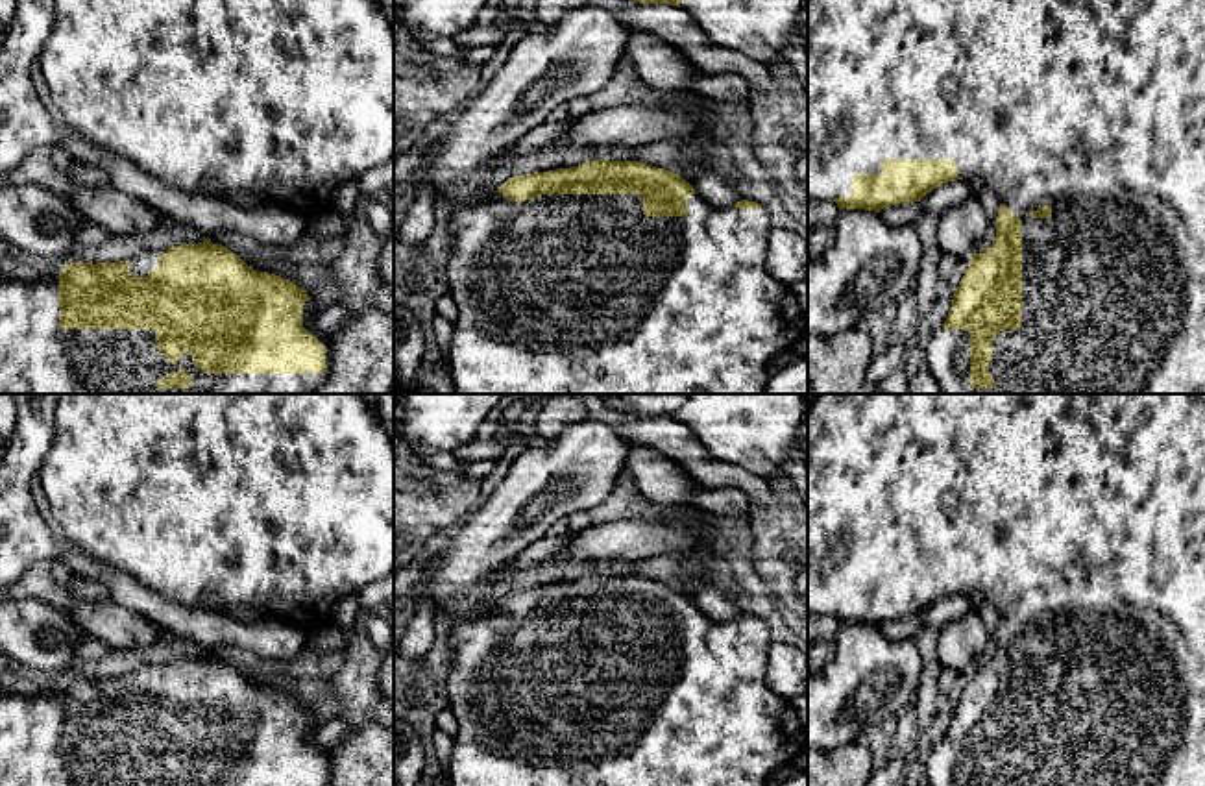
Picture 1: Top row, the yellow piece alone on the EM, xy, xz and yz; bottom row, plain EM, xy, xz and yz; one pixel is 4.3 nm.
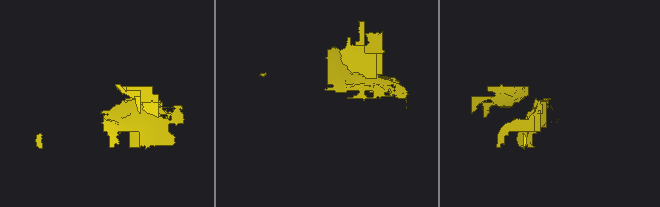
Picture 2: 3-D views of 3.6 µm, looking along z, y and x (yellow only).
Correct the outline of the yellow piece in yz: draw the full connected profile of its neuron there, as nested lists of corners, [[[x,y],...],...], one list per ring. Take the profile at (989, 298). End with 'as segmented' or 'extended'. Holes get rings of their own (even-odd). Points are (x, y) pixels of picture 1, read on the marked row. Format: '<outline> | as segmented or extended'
[[[808,0],[808,200],[880,213],[954,179],[991,189],[1000,207],[992,244],[972,255],[943,327],[924,348],[943,394],[1205,394],[1205,0]]] | extended

